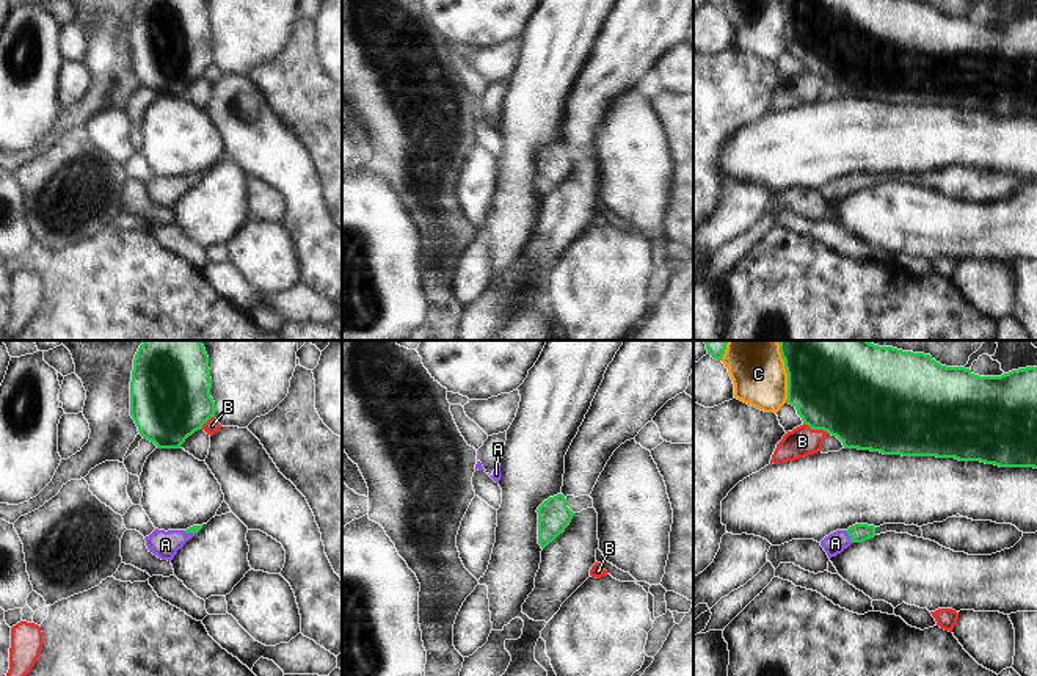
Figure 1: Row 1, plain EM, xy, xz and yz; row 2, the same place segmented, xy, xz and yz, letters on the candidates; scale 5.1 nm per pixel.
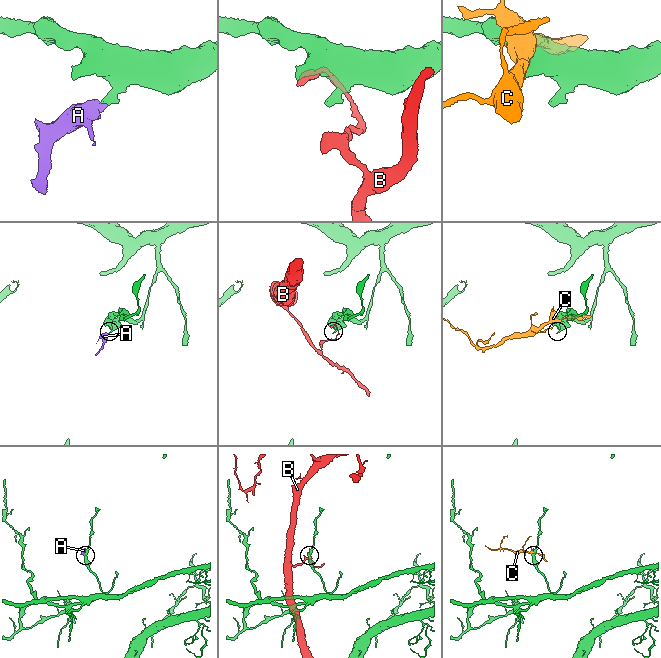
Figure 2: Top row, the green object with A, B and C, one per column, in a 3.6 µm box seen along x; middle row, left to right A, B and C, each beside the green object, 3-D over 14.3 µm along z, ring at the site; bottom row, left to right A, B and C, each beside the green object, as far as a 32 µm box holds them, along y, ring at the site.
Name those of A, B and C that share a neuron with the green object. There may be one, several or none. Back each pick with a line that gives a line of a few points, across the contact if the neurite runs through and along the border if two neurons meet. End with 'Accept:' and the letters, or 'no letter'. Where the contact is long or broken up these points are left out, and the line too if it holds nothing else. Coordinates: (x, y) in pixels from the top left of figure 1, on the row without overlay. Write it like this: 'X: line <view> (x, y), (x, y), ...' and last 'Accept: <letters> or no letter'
A: line yz (860, 181), (849, 184), (835, 192)
Accept: A

